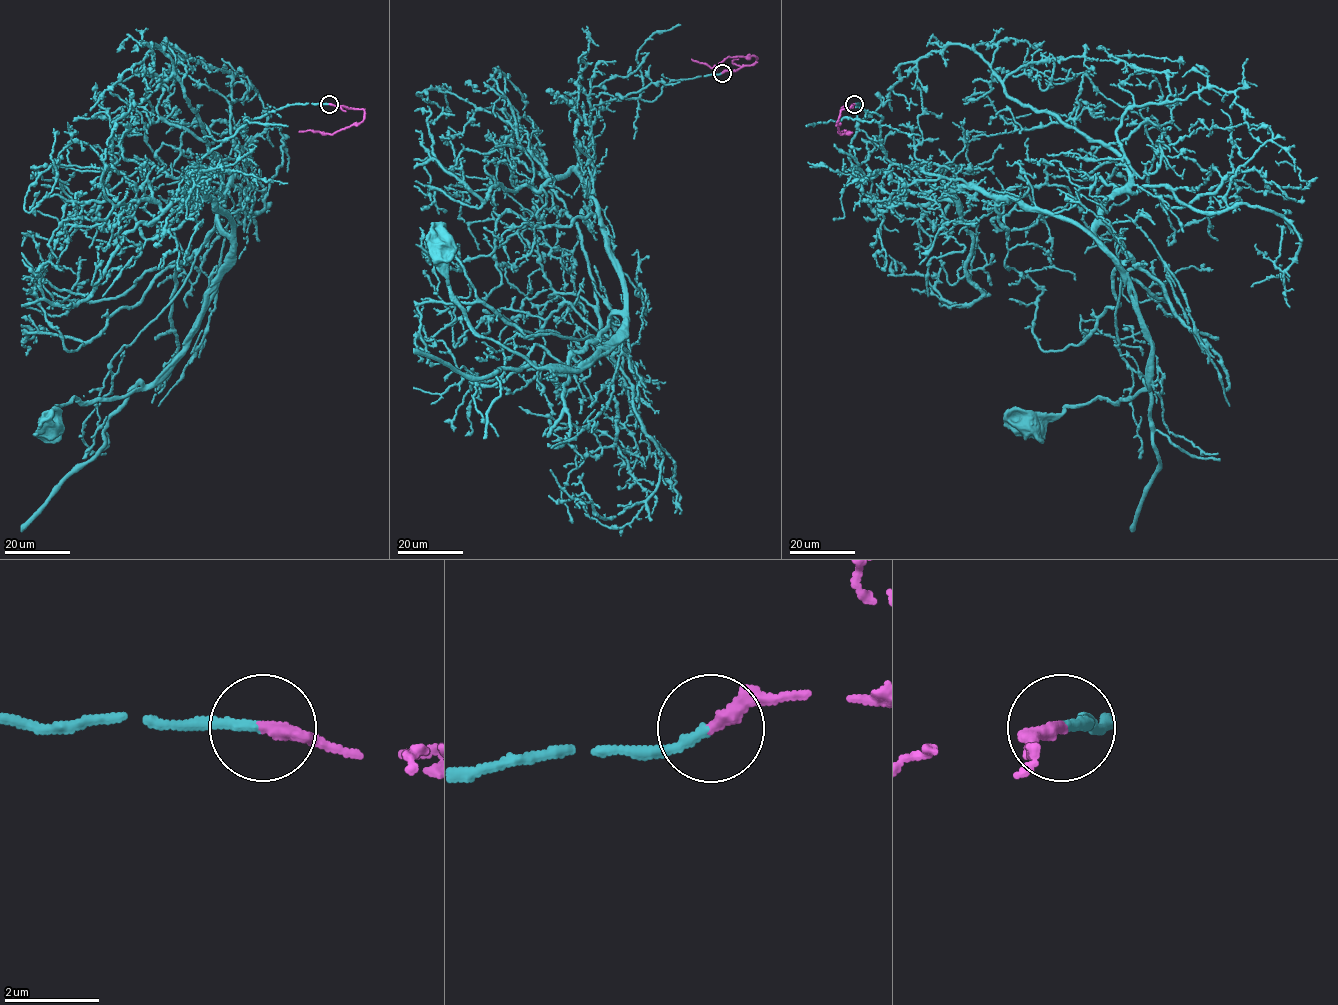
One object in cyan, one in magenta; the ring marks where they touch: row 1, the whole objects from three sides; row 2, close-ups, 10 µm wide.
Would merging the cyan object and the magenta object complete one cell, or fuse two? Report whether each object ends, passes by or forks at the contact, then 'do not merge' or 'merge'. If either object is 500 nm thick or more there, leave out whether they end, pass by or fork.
cyan ends there; magenta ends there; merge

